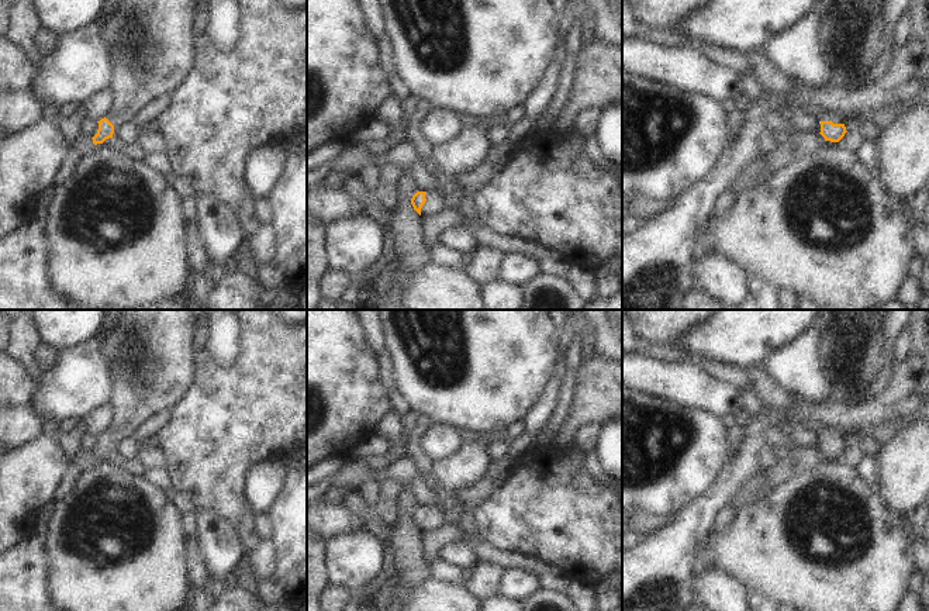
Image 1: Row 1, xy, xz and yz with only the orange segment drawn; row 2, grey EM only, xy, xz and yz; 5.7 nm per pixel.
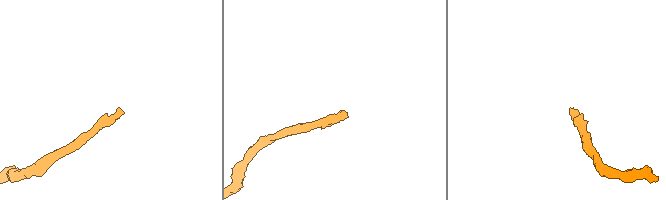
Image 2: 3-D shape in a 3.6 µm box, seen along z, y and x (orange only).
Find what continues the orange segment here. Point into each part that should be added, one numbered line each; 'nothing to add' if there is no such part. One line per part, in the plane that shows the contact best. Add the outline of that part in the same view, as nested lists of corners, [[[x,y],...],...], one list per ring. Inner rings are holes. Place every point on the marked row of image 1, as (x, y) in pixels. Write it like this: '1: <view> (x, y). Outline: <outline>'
1: yz (836, 117). Outline: [[[823,111],[819,121],[832,121],[833,124],[845,124],[845,115],[839,111]]]

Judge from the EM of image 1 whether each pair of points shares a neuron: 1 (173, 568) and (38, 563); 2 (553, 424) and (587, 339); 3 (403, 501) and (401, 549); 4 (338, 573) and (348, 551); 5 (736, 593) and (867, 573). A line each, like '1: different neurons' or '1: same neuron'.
1: different neurons
2: different neurons
3: same neuron
4: same neuron
5: different neurons

